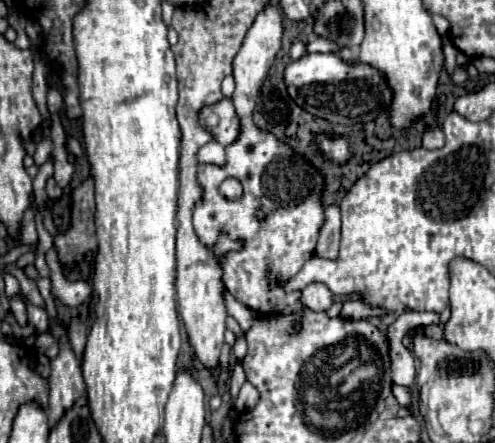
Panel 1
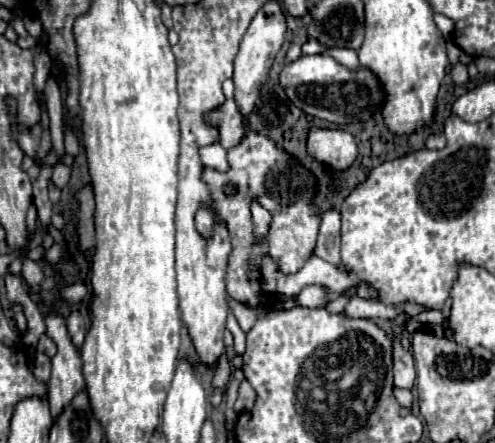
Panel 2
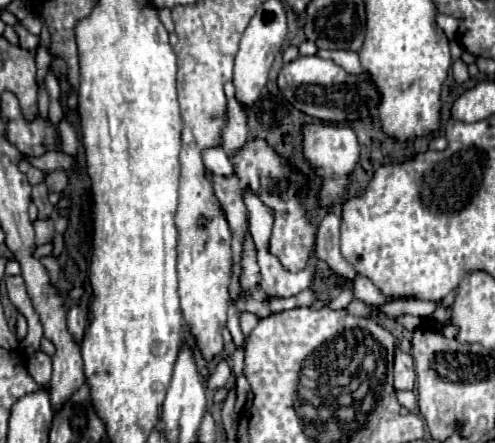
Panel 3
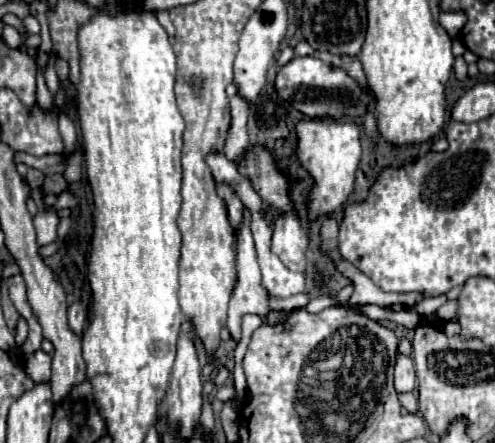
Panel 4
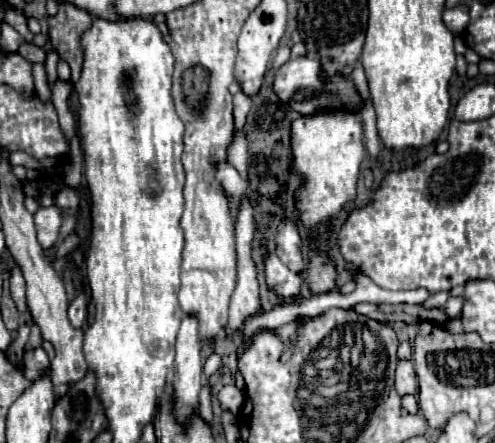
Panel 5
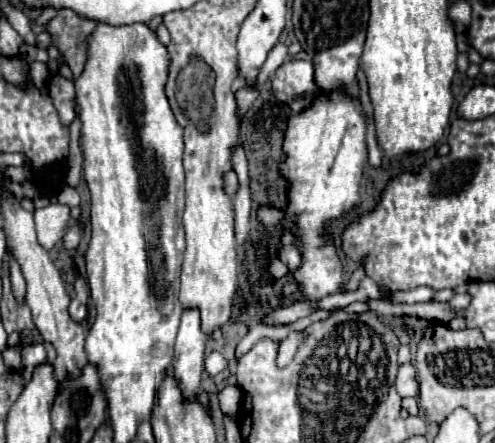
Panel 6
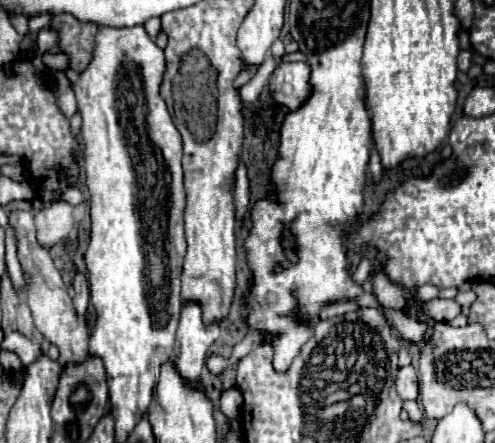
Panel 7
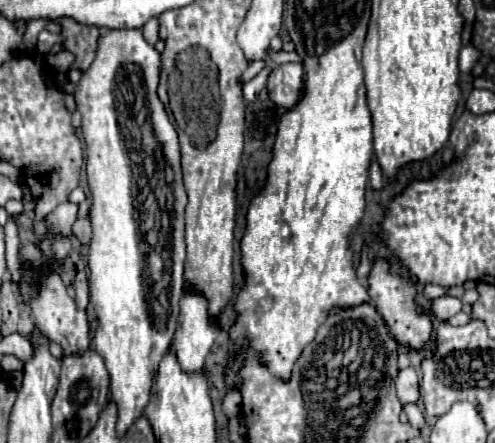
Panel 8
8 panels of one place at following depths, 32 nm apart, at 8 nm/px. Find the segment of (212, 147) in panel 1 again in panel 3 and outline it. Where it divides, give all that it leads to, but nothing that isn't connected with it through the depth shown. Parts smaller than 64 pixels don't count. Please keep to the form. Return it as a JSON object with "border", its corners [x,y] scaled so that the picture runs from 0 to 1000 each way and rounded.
{"border":[[[432,330],[432,334],[416,334],[412,343],[408,343],[408,361],[412,361],[412,375],[424,384],[424,388],[432,388],[432,393],[453,393],[453,397],[461,397],[461,393],[469,393],[469,370],[461,366],[461,352],[457,352],[457,343],[453,343],[453,334],[448,330]]]}

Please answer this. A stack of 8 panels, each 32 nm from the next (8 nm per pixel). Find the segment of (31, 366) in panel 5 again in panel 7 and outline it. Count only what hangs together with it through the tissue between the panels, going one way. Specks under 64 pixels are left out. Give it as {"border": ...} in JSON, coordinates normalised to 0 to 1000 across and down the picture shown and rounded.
{"border":[[[24,749],[8,763],[4,786],[32,795],[40,804],[48,831],[57,831],[65,817],[73,817],[89,799],[81,749],[69,749],[69,758],[61,758],[61,763],[40,754],[40,749]]]}

